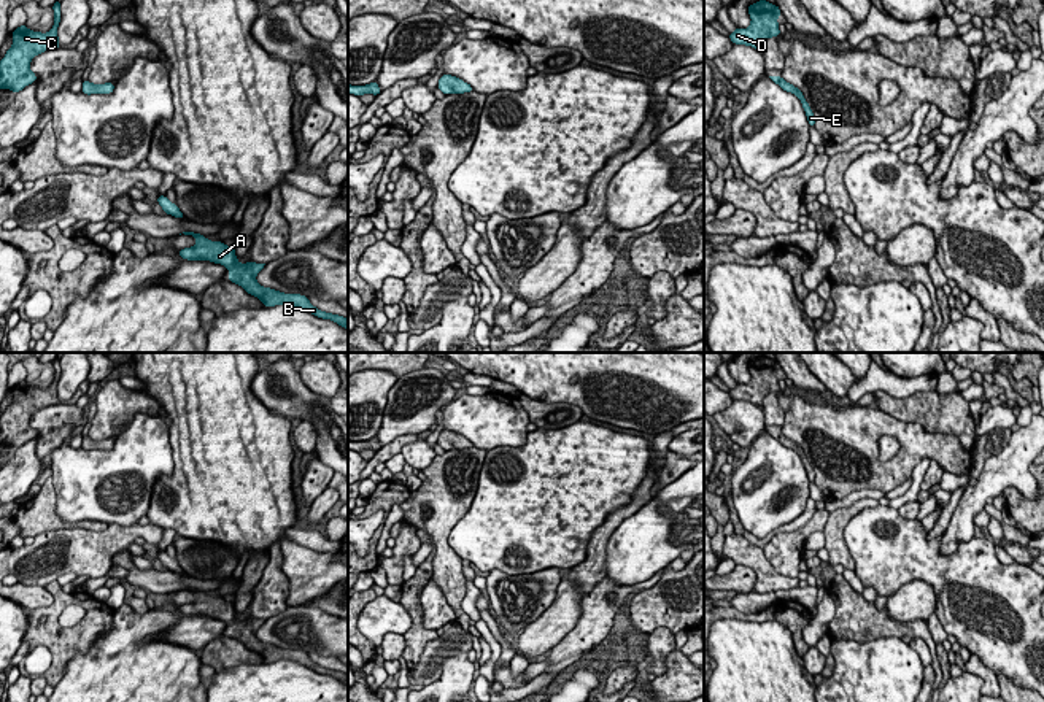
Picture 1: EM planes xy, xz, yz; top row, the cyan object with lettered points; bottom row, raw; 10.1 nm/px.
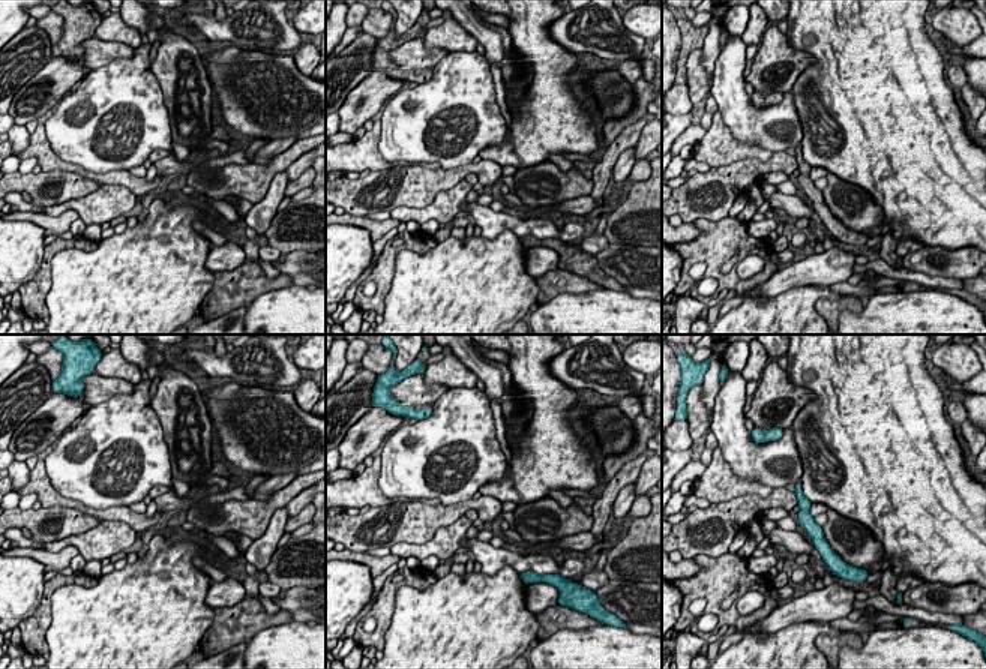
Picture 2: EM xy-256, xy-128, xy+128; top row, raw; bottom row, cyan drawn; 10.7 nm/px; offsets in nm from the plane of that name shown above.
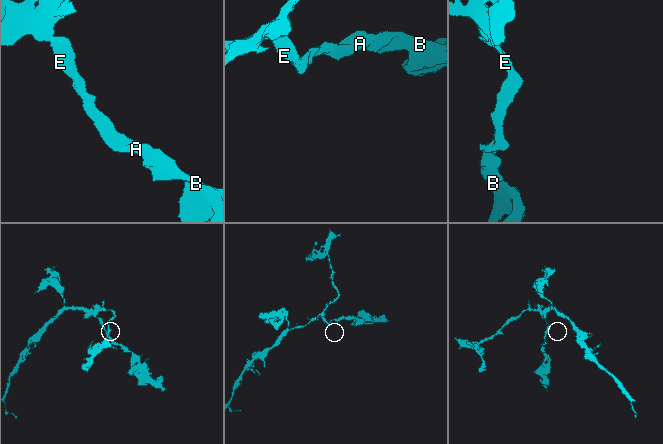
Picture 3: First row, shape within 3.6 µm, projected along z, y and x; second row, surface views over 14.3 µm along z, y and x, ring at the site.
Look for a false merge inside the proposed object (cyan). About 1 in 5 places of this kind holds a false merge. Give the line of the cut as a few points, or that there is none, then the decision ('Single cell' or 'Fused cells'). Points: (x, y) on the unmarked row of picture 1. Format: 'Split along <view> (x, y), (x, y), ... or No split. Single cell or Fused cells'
No split. Single cell

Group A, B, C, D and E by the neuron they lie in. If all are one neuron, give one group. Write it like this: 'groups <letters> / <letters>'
groups A B C D E

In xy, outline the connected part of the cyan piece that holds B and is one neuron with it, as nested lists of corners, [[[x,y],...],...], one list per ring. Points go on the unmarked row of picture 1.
[[[183,588],[197,596],[192,604],[180,605],[178,610],[188,616],[210,616],[224,621],[230,631],[229,637],[240,640],[248,650],[262,656],[264,662],[275,661],[294,661],[318,673],[331,675],[348,686],[348,675],[338,670],[326,669],[313,662],[308,653],[300,650],[284,650],[270,643],[264,643],[256,637],[256,631],[265,619],[246,618],[240,619],[235,611],[234,602],[227,602],[222,597],[210,597],[205,591],[194,588]]]

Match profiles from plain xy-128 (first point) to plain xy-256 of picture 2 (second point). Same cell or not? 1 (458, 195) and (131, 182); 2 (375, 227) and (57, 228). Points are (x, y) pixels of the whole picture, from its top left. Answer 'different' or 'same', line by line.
1: different
2: same

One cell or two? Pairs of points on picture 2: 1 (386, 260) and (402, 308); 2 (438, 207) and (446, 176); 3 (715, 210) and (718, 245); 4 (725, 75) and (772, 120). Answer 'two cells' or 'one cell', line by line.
1: two cells
2: two cells
3: two cells
4: one cell

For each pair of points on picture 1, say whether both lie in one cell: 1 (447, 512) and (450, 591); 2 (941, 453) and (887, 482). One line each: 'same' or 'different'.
1: same
2: same

